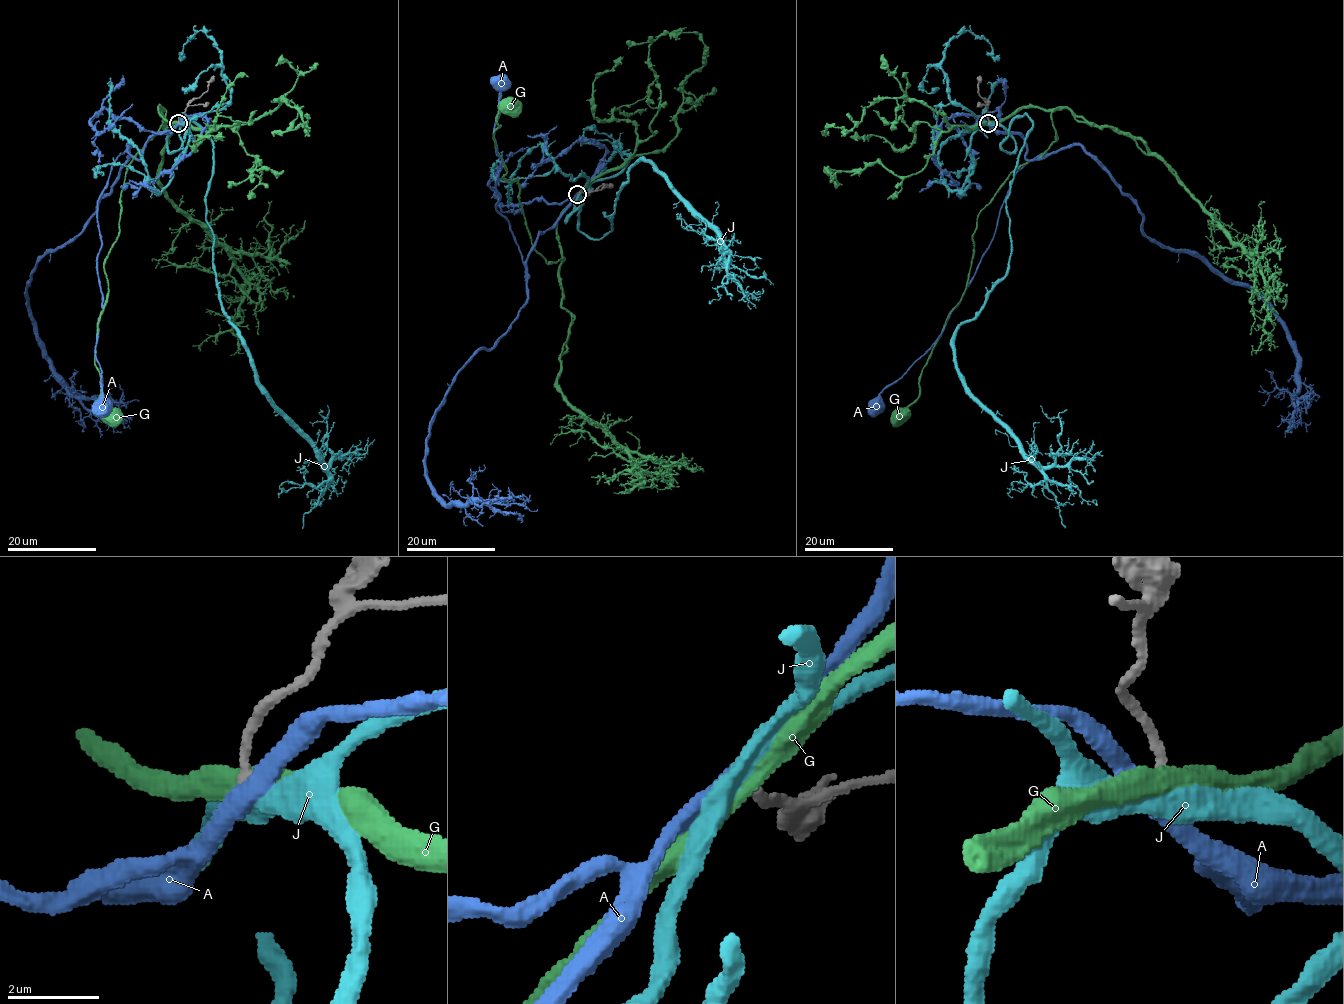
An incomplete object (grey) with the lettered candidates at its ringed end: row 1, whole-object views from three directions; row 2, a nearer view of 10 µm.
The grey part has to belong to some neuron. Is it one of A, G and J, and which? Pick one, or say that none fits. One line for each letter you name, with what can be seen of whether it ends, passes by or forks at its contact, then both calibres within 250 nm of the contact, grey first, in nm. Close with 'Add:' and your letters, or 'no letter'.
A: it passes by; calibres 200 and 360 nm
Add: A

